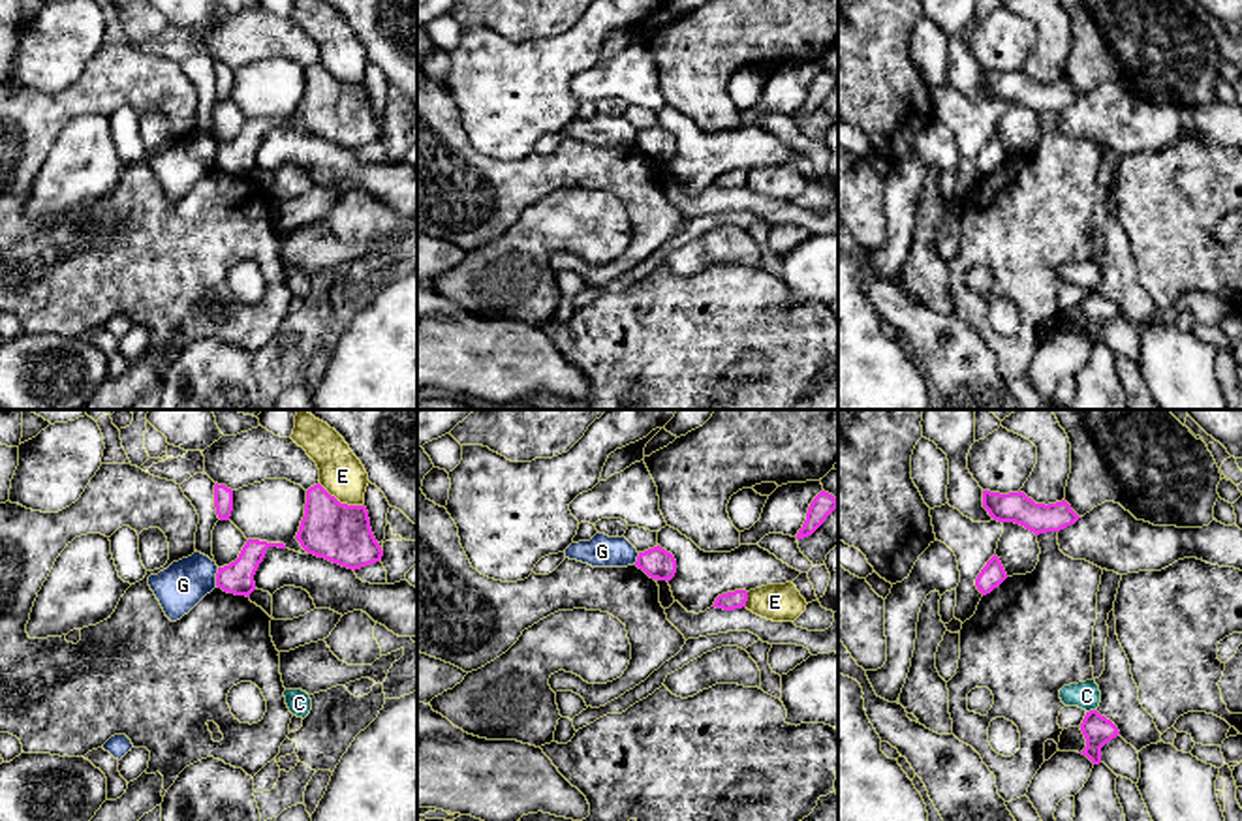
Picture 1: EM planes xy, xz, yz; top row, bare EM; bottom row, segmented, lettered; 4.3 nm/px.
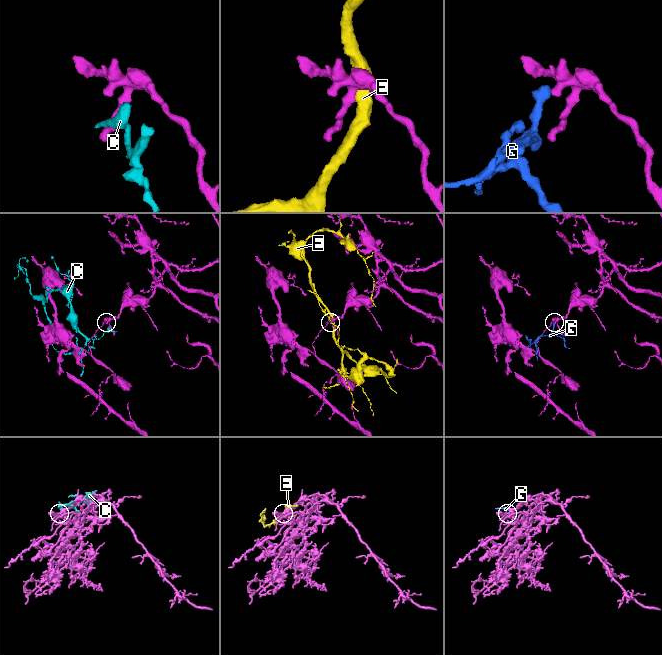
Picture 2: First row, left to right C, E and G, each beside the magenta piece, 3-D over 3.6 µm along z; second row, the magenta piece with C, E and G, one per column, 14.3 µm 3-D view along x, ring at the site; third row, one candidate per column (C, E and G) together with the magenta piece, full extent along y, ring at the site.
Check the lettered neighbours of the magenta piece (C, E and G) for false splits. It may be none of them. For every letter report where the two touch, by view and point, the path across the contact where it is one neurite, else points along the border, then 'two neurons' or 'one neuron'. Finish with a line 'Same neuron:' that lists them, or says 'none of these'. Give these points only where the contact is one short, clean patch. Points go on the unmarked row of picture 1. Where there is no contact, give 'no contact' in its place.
C: meets magenta in yz at (1090, 290); two neurons
E: meets magenta in xy at (339, 81); two neurons
G: meets magenta in xy at (217, 156); border along xy (218, 147), (215, 164); two neurons
Same neuron: none of these

